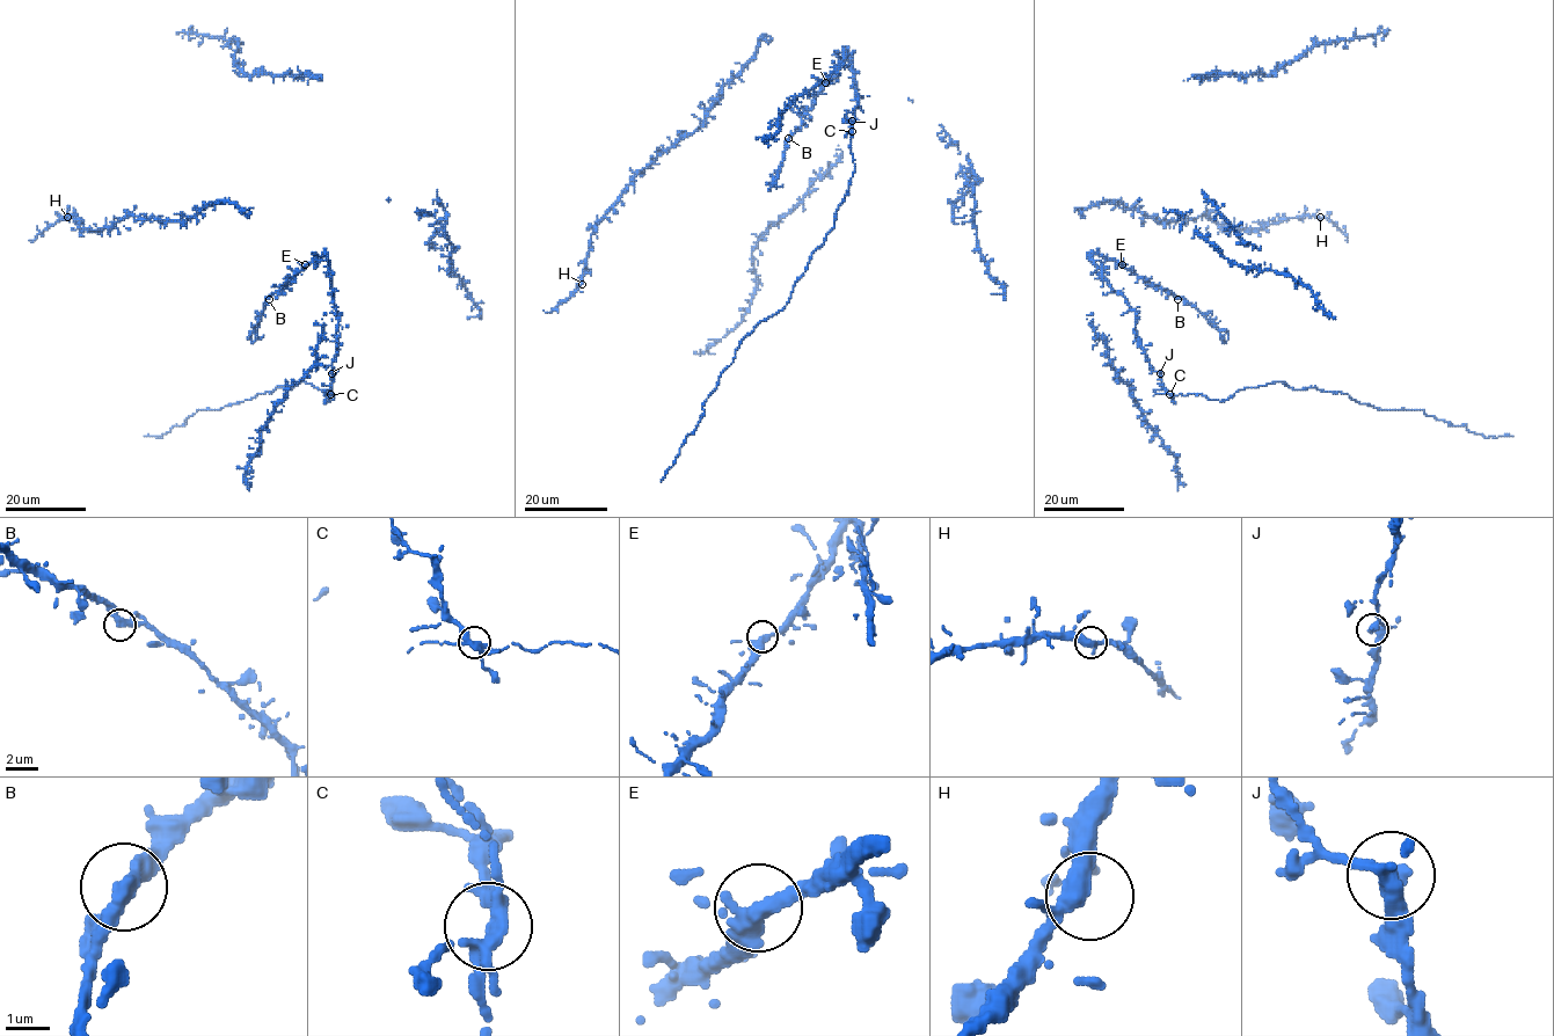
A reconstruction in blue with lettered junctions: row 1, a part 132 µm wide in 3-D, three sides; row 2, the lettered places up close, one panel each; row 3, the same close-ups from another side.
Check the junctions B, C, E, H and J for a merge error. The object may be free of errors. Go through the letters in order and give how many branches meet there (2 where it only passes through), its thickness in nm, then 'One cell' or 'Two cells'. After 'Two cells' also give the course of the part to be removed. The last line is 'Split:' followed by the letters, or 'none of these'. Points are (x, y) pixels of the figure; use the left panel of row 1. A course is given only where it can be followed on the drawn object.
B: Branches: 3. Thickness 280 nm. One cell
C: Branches: 3. Thickness 340 nm. One cell
E: Branches: 3. Thickness 300 nm. One cell
H: Branches: 3. Thickness 320 nm. One cell
J: Branches: 3. Thickness 320 nm. One cell
Split: none of these

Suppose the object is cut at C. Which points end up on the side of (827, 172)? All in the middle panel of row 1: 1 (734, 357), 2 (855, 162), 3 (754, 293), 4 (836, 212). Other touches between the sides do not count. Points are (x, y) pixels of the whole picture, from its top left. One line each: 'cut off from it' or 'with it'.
1: cut off from it
2: cut off from it
3: with it
4: cut off from it

